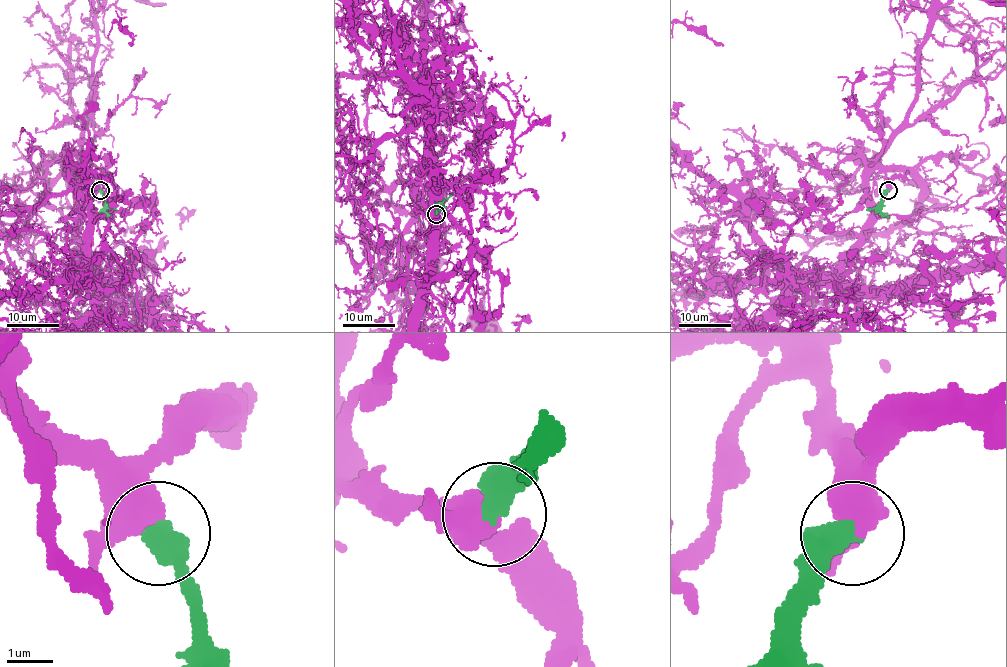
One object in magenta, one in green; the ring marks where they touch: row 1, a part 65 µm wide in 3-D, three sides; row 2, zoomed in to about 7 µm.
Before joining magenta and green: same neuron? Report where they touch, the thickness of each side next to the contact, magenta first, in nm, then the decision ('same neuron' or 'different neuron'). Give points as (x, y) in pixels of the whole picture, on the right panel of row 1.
at (888, 190); 650 nm thick on the magenta side, 550 nm on the other; same neuron

